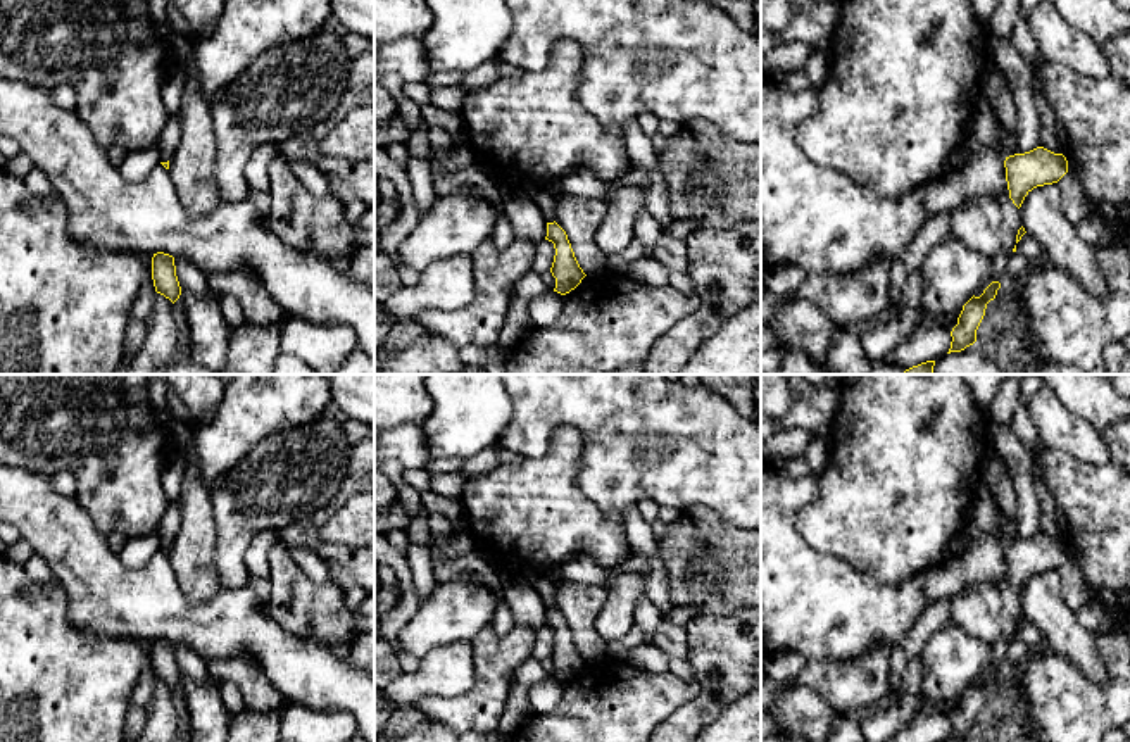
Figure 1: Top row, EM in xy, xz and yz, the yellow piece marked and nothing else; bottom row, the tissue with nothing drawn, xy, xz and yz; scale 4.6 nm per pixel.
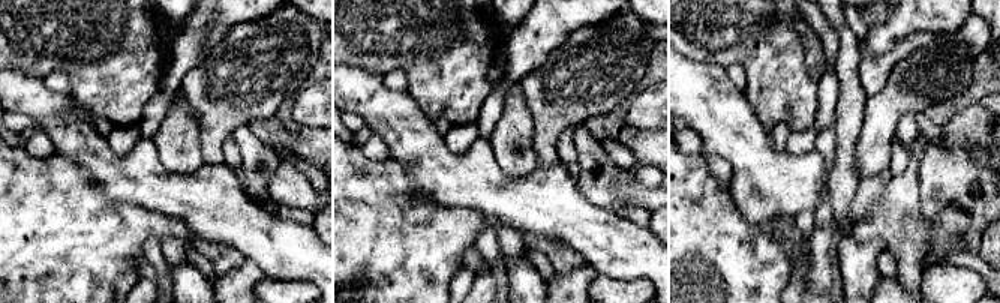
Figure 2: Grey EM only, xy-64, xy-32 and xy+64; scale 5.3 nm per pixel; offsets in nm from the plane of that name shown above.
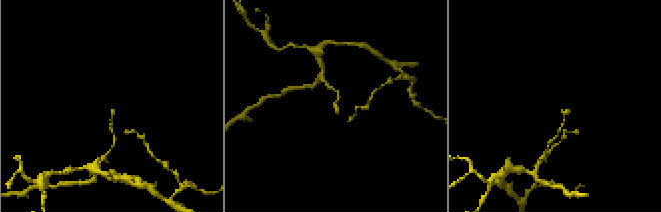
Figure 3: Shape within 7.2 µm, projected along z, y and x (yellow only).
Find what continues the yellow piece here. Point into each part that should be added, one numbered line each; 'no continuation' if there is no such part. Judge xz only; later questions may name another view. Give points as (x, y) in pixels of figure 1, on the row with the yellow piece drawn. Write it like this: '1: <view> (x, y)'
no continuation

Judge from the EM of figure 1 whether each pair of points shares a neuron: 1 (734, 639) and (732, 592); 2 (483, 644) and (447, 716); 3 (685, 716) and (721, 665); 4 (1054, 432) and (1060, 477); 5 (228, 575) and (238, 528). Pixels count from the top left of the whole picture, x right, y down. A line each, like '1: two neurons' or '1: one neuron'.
1: two neurons
2: one neuron
3: one neuron
4: two neurons
5: one neuron

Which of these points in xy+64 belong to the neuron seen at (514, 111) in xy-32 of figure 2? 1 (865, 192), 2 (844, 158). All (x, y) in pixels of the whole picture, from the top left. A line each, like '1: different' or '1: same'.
1: different
2: same

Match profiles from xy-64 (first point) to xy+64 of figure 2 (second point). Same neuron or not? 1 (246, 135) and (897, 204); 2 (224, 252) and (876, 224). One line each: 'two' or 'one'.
1: two
2: one

